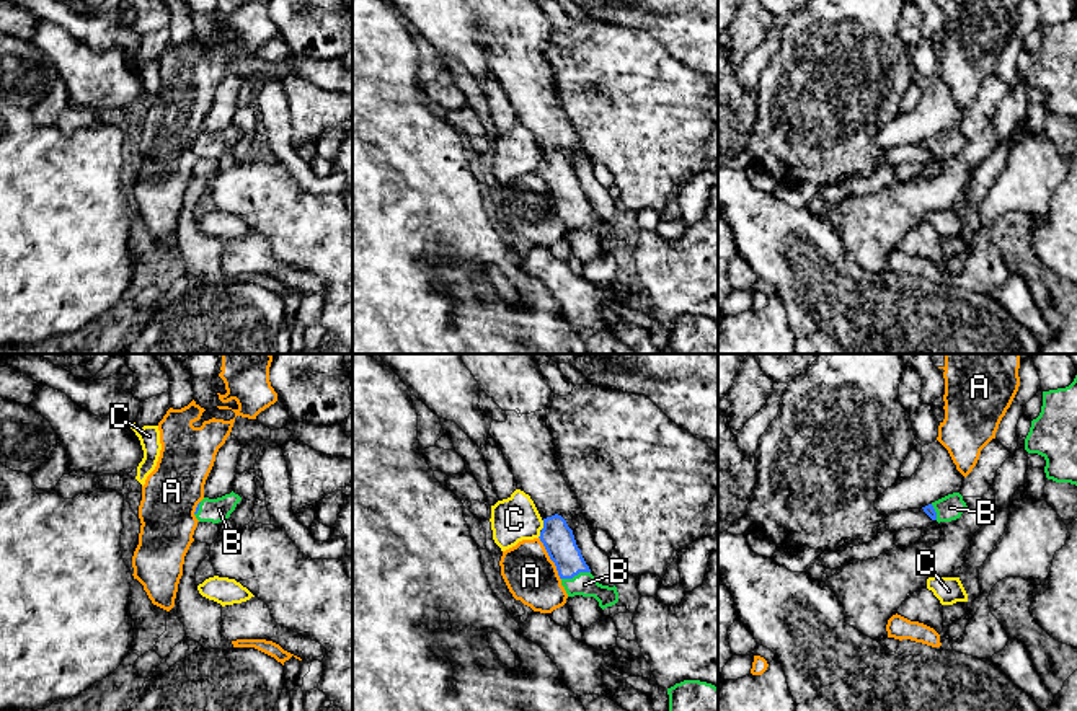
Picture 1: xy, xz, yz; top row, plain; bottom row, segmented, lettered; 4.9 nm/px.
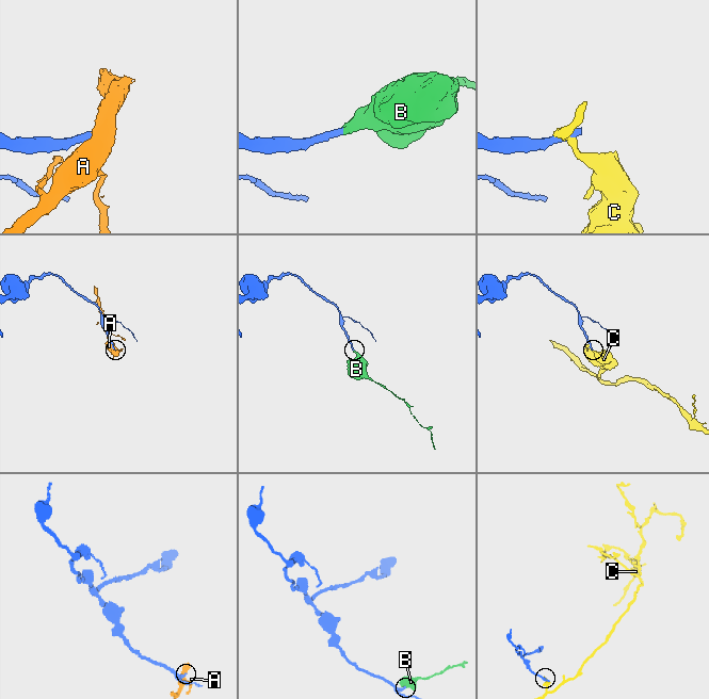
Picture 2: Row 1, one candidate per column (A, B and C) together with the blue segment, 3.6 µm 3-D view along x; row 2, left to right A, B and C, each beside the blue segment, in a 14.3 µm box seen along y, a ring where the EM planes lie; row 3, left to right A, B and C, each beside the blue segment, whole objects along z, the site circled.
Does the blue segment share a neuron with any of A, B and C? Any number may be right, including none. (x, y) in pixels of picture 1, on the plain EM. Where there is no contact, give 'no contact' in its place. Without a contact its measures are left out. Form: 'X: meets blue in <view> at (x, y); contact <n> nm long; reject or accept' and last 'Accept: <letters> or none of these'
A: meets blue in xz at (550, 193); contact 240 nm long; reject
B: meets blue in xz at (575, 209); contact 150 nm long; accept
C: meets blue in xz at (544, 160); contact 50 nm long; reject
Accept: B

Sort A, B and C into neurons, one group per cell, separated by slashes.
A / B / C

